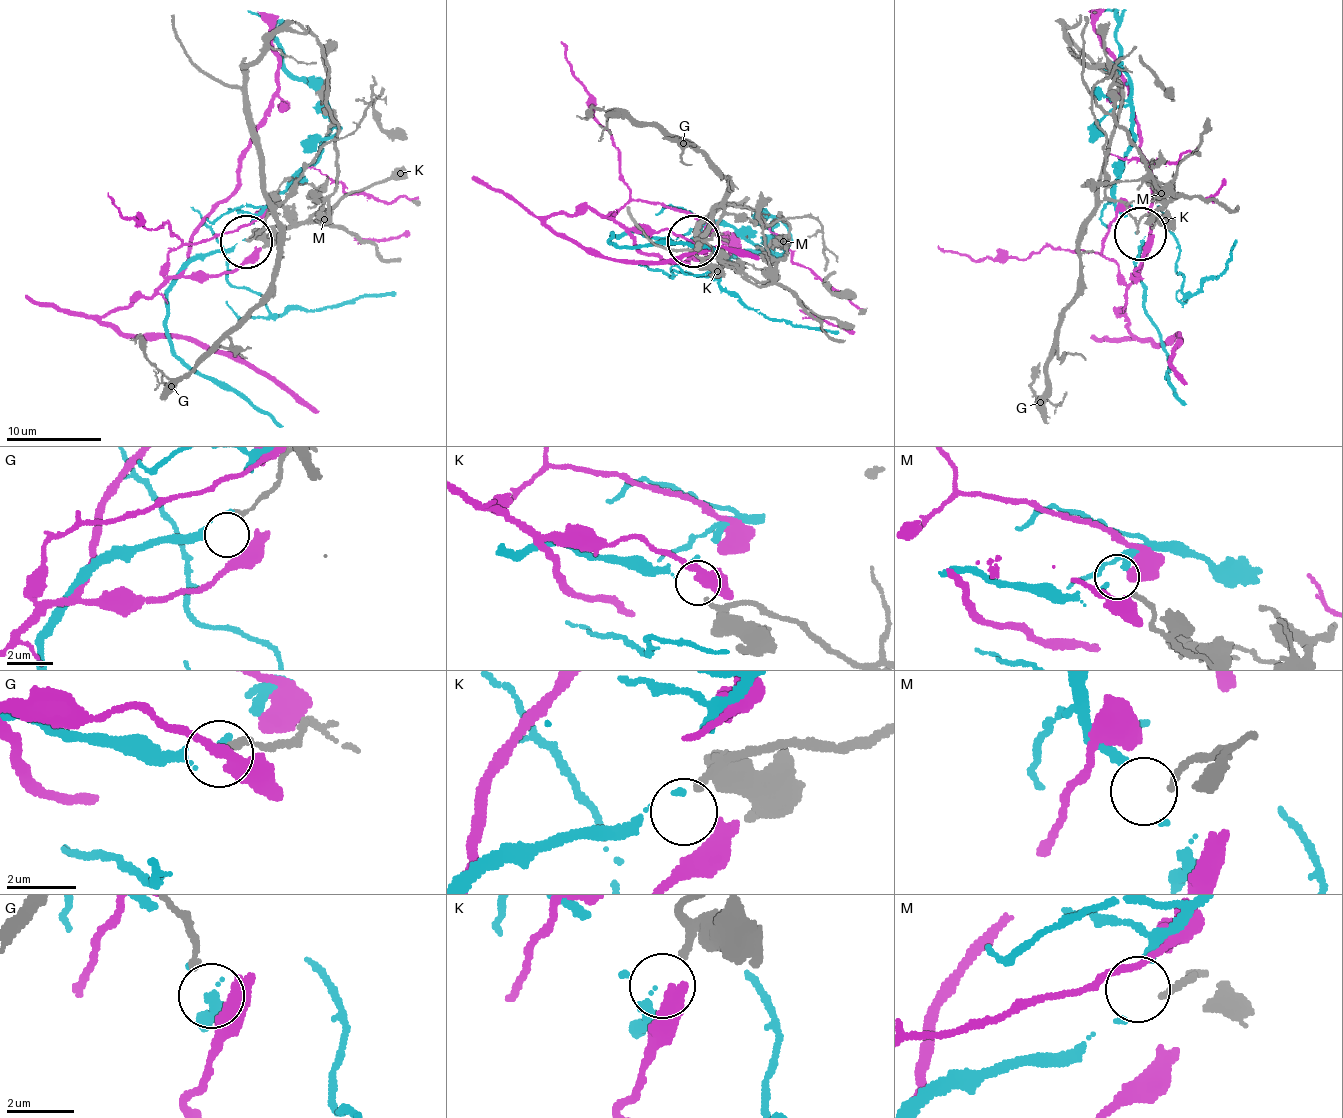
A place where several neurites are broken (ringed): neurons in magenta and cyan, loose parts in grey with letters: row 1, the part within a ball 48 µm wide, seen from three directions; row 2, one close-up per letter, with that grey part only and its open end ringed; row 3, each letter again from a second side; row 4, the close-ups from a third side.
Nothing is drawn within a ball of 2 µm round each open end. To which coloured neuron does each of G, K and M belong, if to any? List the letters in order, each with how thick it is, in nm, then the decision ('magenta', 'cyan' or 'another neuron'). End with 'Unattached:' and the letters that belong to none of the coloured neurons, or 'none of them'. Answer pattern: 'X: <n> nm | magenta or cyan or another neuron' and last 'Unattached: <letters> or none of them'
G: 220 nm | another neuron
K: 240 nm | cyan
M: 190 nm | another neuron
Unattached: G, M

